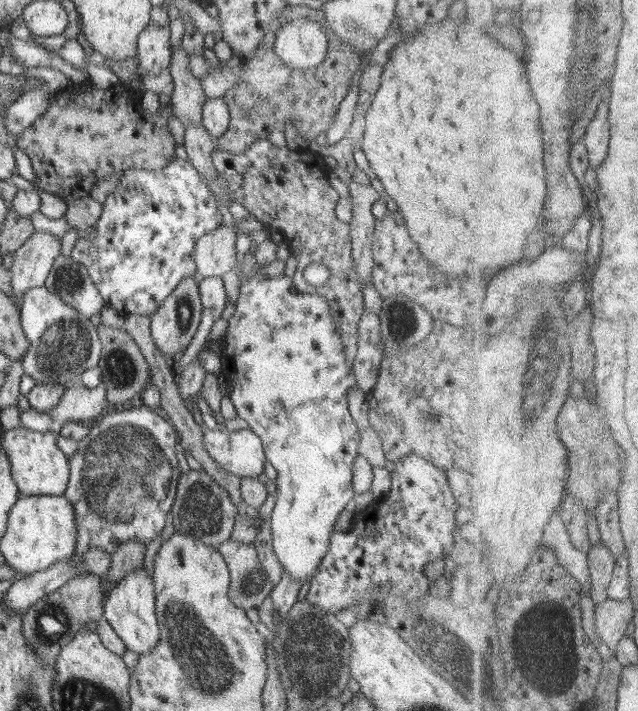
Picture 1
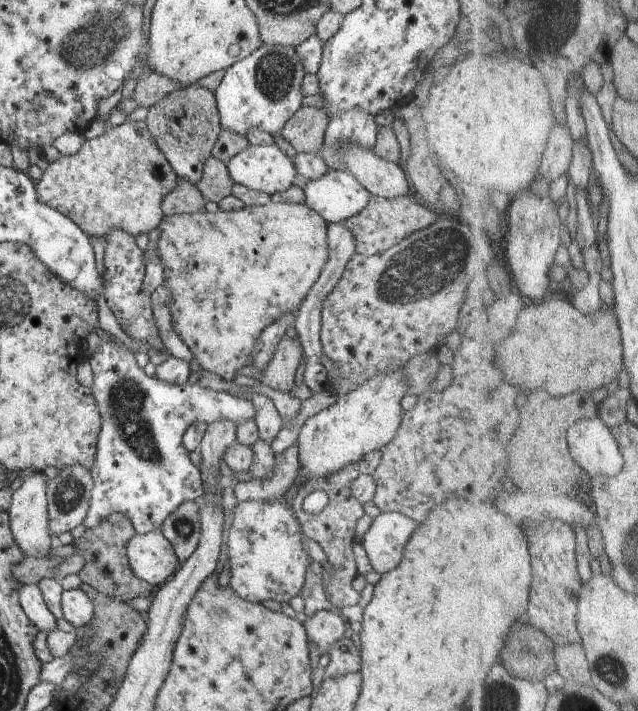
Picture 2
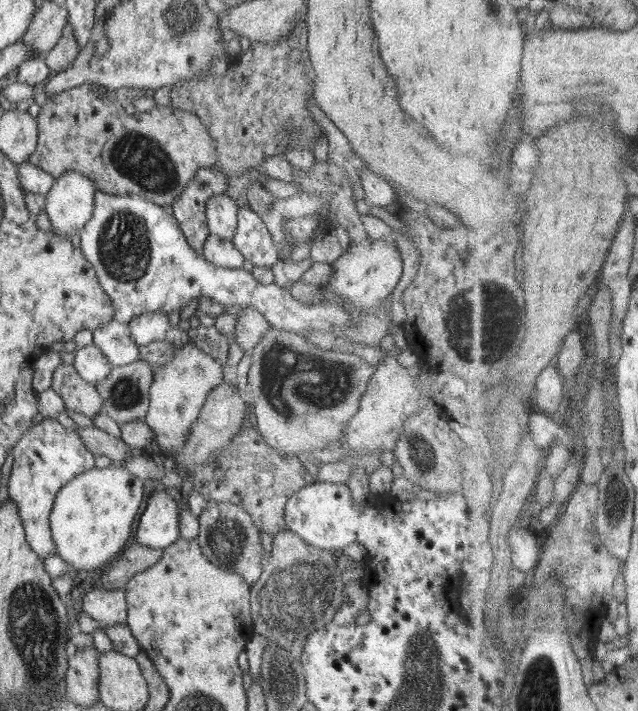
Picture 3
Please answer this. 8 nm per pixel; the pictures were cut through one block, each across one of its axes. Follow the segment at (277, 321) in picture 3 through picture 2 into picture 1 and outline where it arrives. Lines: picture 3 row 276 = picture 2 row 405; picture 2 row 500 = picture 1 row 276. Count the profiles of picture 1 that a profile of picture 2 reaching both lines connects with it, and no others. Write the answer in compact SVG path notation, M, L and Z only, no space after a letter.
M180 152L172 162L158 170L123 171L112 198L106 197L102 204L95 233L78 239L70 258L84 266L105 304L116 308L121 317L125 318L127 314L151 317L184 278L200 279L192 254L199 238L222 225L222 213L207 184L184 154Z

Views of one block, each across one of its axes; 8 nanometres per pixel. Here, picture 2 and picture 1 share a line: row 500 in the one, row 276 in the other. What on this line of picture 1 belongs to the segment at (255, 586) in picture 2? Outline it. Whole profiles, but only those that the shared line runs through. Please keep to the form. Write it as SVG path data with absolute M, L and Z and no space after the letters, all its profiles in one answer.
M286 275L274 276L274 278L262 278L262 276L252 276L250 280L241 280L241 293L236 301L236 312L229 320L228 330L224 336L224 344L221 349L221 370L226 379L229 380L231 390L229 395L231 413L243 418L260 438L264 447L265 457L268 462L274 466L277 472L276 479L276 500L275 507L271 514L271 532L273 549L281 564L283 572L286 572L294 580L300 583L305 583L306 580L311 580L318 565L321 563L321 558L329 549L330 535L335 532L334 524L338 515L348 502L354 499L356 492L352 486L353 464L356 457L359 455L357 450L360 442L360 433L356 423L348 411L348 390L357 385L352 366L348 366L346 360L345 346L341 339L341 334L336 328L332 311L328 301L316 293L300 292L294 287L293 278Z

